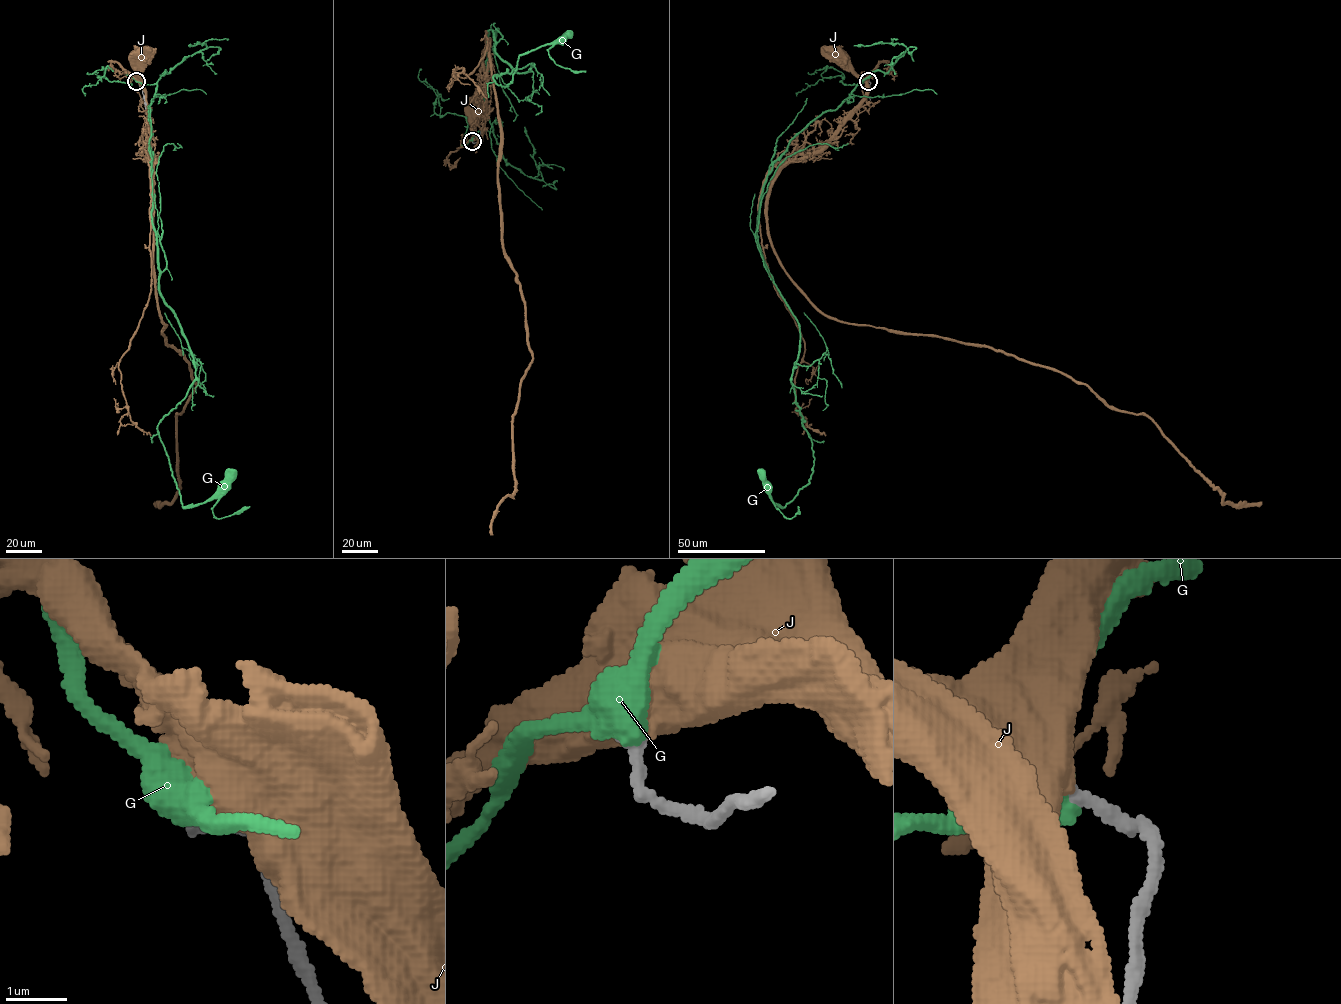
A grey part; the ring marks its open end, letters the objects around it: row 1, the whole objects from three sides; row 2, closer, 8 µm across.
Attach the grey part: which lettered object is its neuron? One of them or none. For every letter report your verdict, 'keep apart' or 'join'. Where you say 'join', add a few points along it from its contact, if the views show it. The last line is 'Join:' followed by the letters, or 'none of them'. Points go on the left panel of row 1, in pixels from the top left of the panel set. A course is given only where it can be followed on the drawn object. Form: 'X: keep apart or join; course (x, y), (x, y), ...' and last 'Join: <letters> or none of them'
G: join; course (136, 81), (157, 85), (148, 108), (159, 291), (195, 369), (158, 432), (183, 507), (226, 483)
J: keep apart
Join: G

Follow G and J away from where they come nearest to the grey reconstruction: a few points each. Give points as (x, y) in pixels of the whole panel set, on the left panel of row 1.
G: (136, 81), (157, 85), (148, 108), (159, 291), (195, 369), (158, 432), (183, 507), (226, 483)
J: (136, 81), (137, 57), (142, 55)

